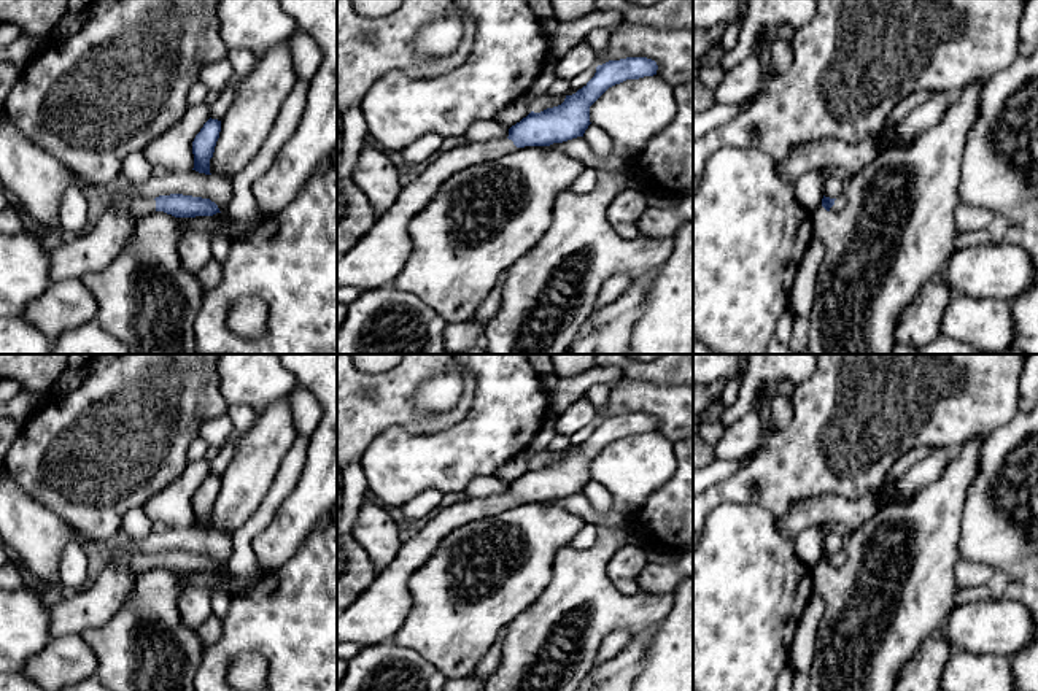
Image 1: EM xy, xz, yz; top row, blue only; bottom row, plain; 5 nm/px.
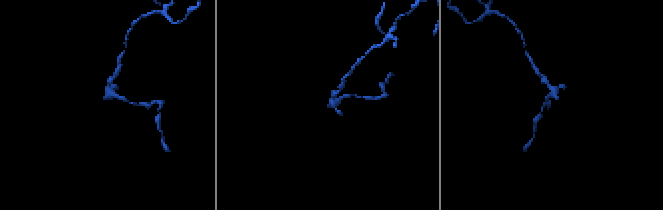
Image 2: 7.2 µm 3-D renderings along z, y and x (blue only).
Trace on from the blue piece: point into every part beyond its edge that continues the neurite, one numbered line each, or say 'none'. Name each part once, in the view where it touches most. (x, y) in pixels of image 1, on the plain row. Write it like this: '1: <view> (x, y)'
1: xy (140, 563)

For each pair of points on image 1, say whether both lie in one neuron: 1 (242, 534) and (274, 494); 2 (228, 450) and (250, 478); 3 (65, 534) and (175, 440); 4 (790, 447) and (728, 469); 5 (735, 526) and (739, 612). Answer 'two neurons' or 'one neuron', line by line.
1: one neuron
2: two neurons
3: two neurons
4: two neurons
5: one neuron

